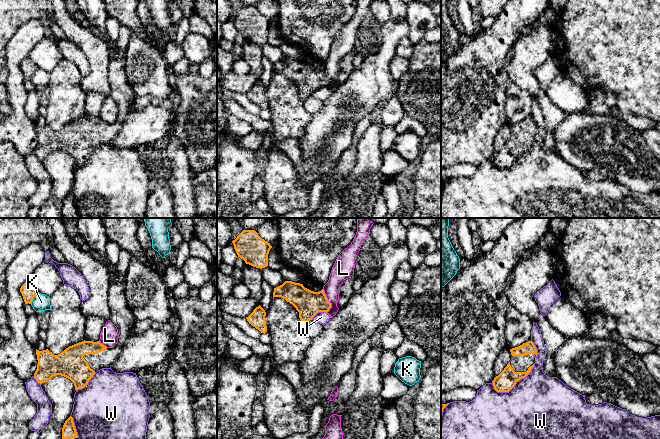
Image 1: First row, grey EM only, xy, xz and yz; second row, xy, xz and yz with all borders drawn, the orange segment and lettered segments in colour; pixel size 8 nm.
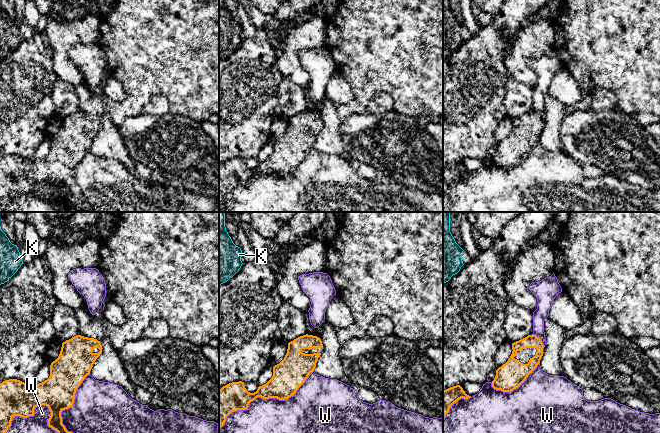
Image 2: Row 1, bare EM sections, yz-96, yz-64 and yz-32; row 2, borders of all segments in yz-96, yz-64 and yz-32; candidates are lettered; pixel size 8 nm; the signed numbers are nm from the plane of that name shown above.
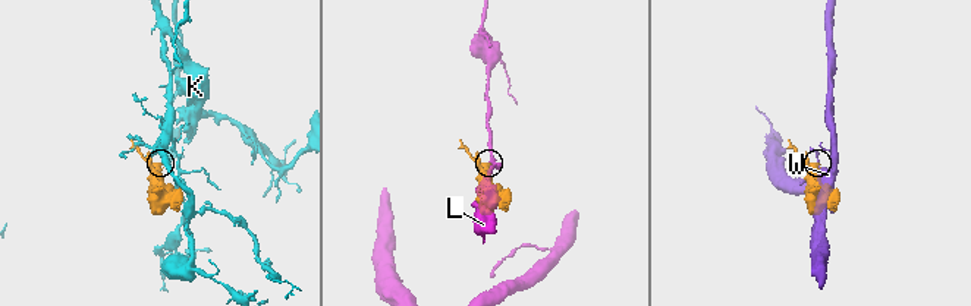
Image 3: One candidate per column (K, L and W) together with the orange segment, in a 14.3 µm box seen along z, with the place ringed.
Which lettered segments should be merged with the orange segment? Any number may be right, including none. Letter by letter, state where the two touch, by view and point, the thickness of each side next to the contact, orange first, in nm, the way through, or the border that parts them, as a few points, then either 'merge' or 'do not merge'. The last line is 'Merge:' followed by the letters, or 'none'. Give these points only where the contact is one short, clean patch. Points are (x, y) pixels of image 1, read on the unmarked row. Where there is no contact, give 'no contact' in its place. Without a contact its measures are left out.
K: meets orange in xy at (33, 73); 120 nm thick on the orange side, 140 nm on the other; border along xy (37, 68), (30, 79); do not merge
L: meets orange in xz at (328, 77); 220 nm thick on the orange side, 140 nm on the other; border along xz (322, 65), (330, 79), (330, 84), (327, 88); do not merge
W: meets orange in yz at (515, 159); 160 nm thick on the orange side, 480 nm on the other; do not merge
Merge: none

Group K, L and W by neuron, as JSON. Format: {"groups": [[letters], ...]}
{"groups": [["K"], ["L"], ["W"]]}

